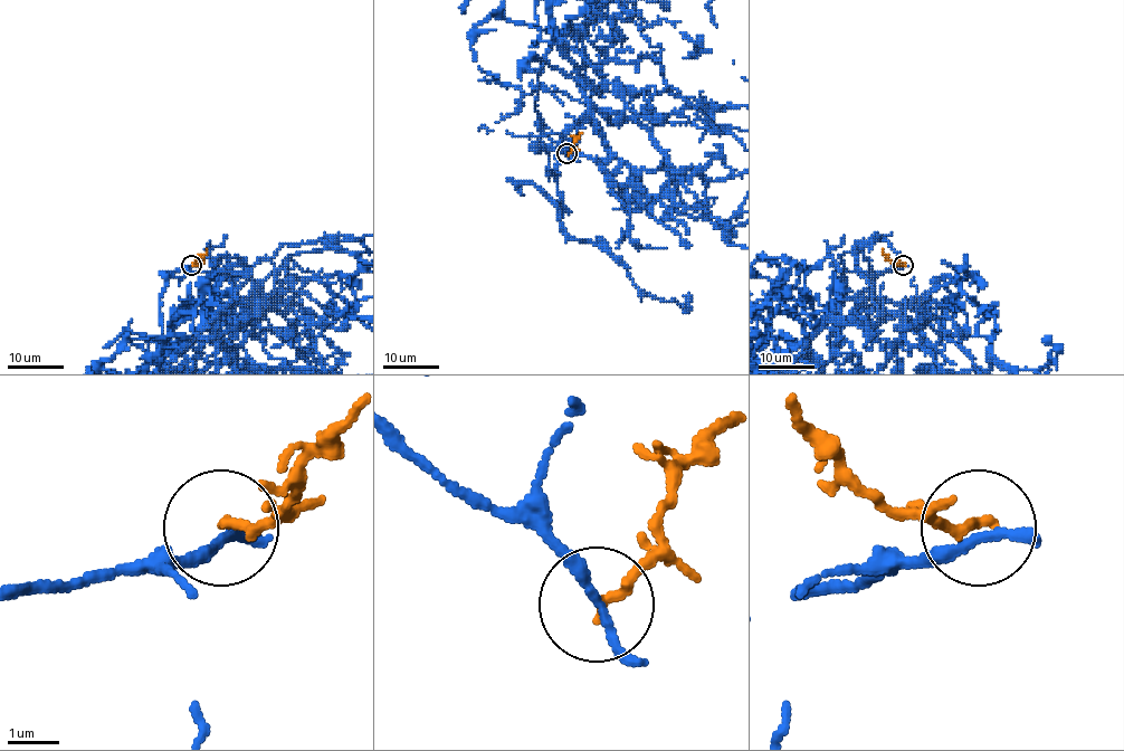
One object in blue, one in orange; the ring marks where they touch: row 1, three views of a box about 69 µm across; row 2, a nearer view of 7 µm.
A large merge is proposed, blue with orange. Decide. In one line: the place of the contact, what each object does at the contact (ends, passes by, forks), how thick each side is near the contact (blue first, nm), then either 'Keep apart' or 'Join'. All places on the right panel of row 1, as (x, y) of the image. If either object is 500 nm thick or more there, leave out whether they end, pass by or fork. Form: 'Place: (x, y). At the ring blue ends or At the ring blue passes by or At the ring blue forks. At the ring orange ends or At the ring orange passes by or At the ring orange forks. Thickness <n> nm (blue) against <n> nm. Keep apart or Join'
Place: (903, 265). At the ring blue passes by. At the ring orange ends. Thickness 180 nm (blue) against 200 nm. Keep apart

